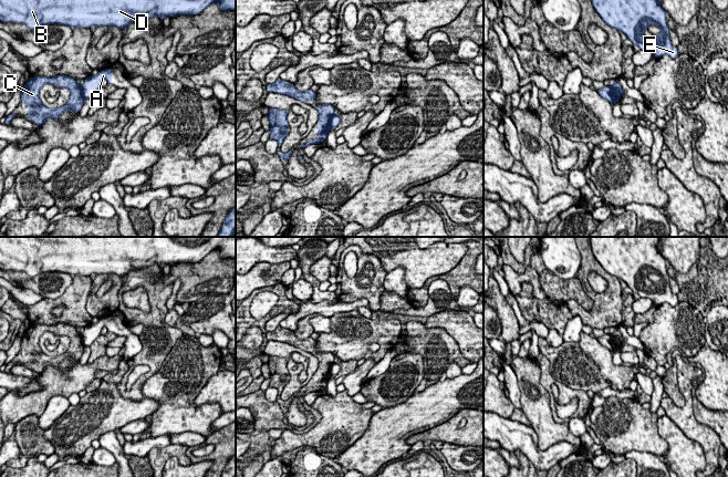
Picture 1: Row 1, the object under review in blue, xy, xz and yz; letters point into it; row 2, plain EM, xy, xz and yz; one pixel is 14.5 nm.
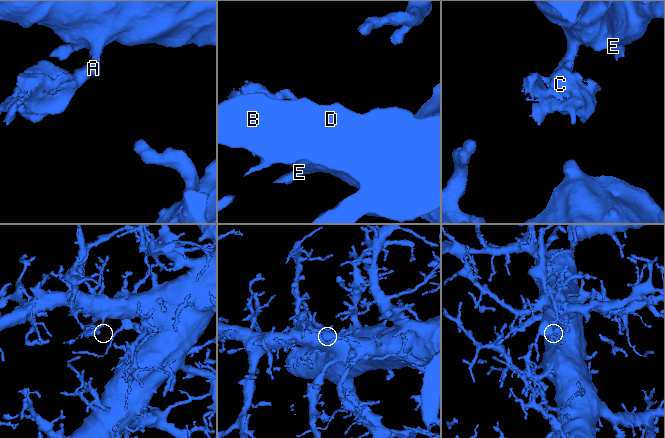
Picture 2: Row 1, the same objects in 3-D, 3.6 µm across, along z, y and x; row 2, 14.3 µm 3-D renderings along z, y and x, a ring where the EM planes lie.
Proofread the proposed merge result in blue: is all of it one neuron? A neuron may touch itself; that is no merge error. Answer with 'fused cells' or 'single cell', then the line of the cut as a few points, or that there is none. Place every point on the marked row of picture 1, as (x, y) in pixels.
fused cells | yz (610, 86), (613, 94), (619, 97)

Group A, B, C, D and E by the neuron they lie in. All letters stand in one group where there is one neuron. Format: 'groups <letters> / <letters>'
groups A B D E / C

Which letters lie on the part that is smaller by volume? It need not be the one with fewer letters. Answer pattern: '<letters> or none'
C

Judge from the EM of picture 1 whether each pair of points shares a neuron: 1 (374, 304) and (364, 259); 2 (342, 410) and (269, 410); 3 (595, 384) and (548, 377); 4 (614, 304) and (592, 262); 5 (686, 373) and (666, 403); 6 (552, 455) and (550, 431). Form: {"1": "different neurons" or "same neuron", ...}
{"1": "same neuron", "2": "different neurons", "3": "different neurons", "4": "same neuron", "5": "same neuron", "6": "different neurons"}

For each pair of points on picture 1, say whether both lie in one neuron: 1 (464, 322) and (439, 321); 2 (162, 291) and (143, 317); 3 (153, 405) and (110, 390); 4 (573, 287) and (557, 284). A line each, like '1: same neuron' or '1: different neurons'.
1: same neuron
2: same neuron
3: same neuron
4: same neuron

